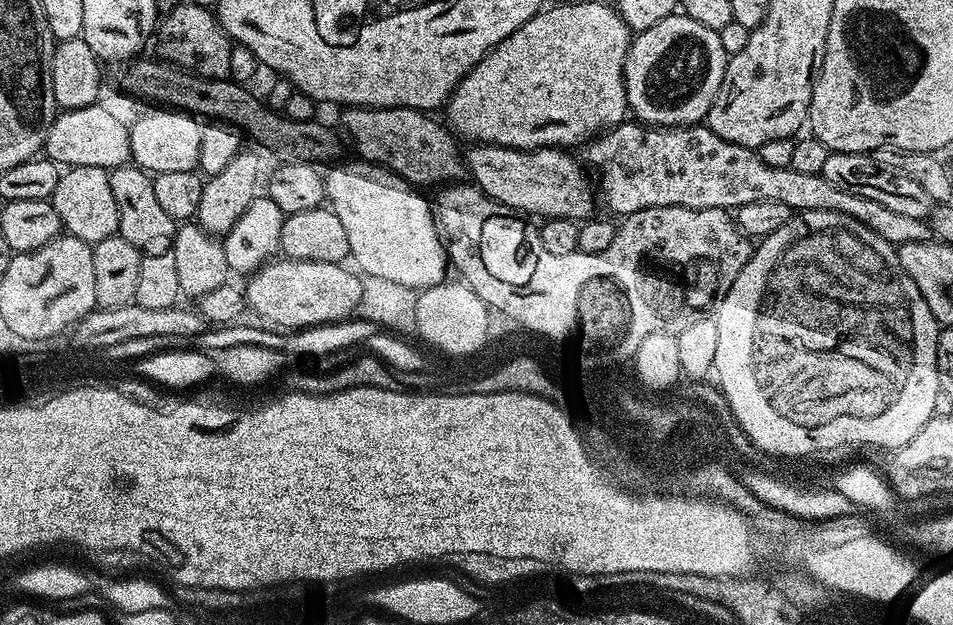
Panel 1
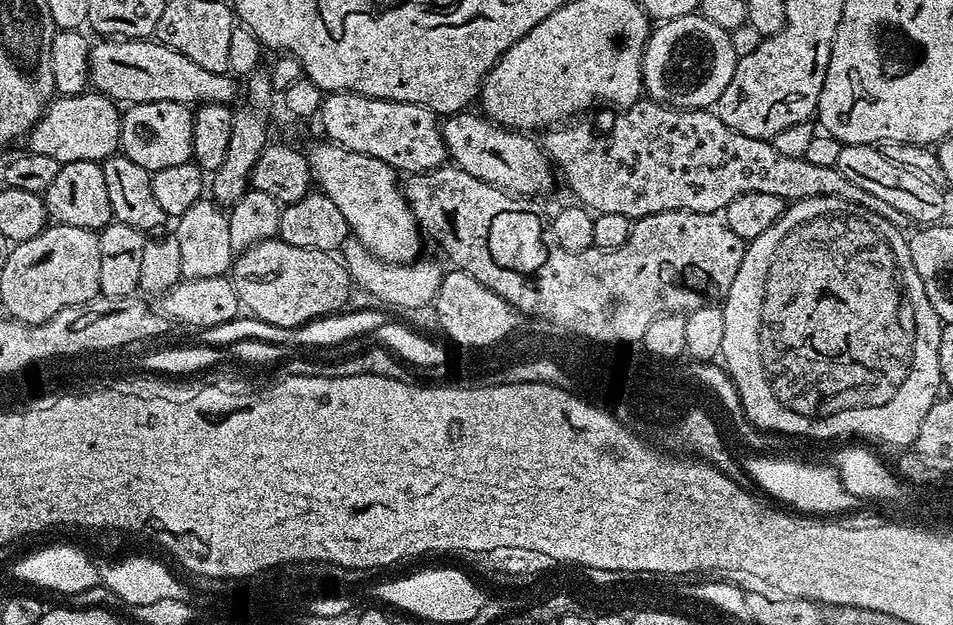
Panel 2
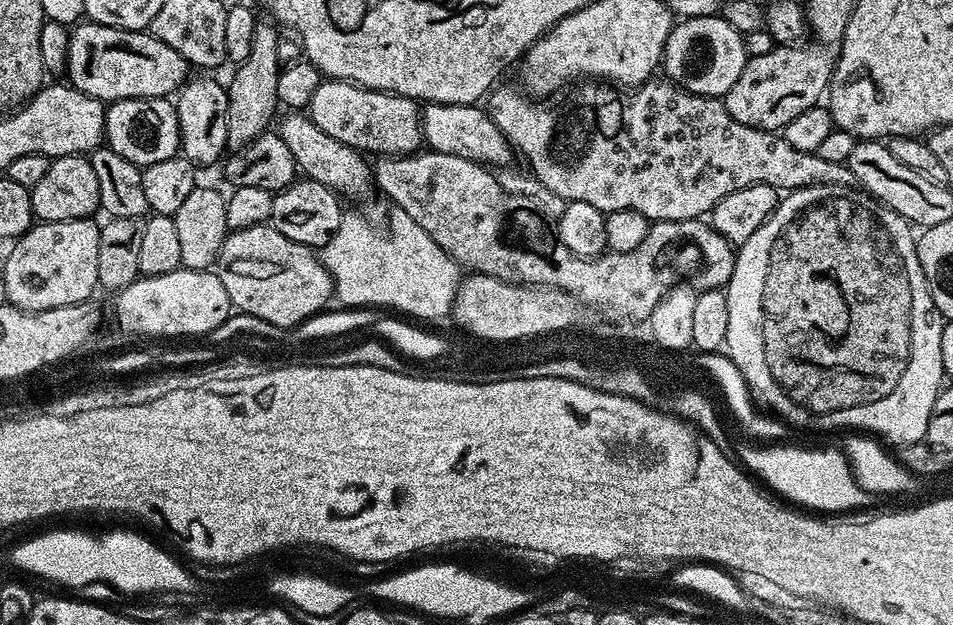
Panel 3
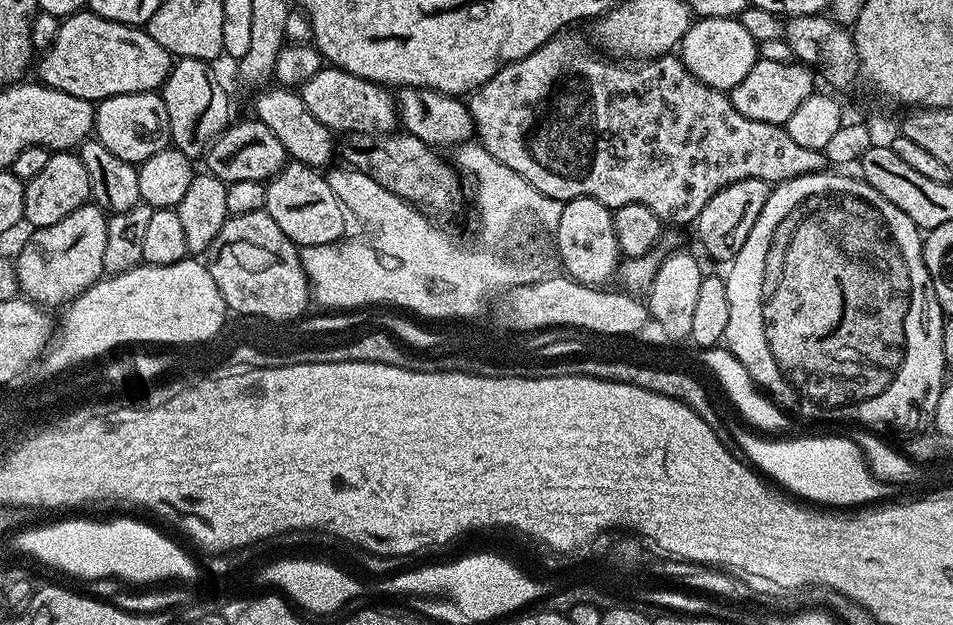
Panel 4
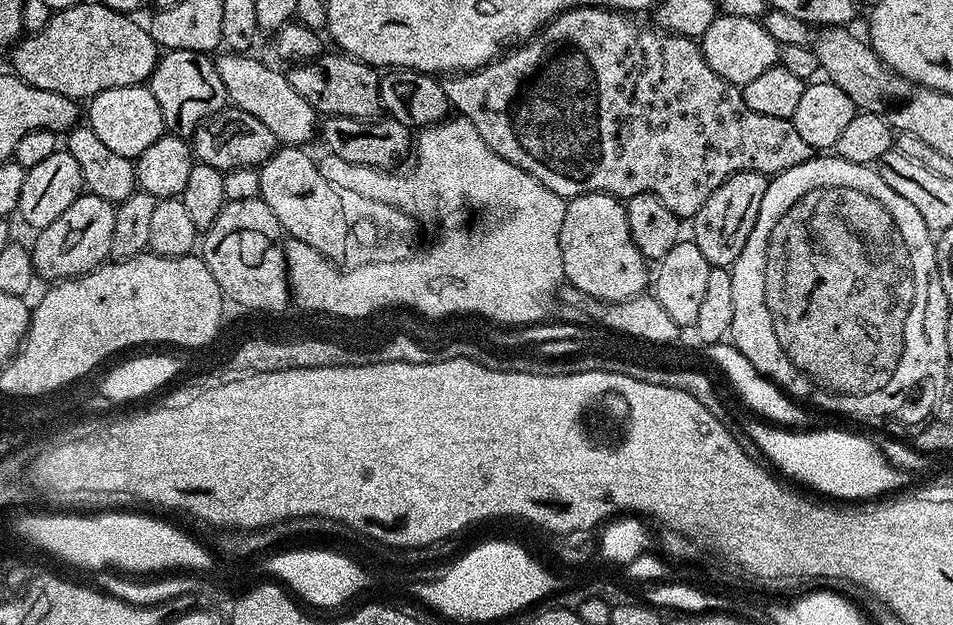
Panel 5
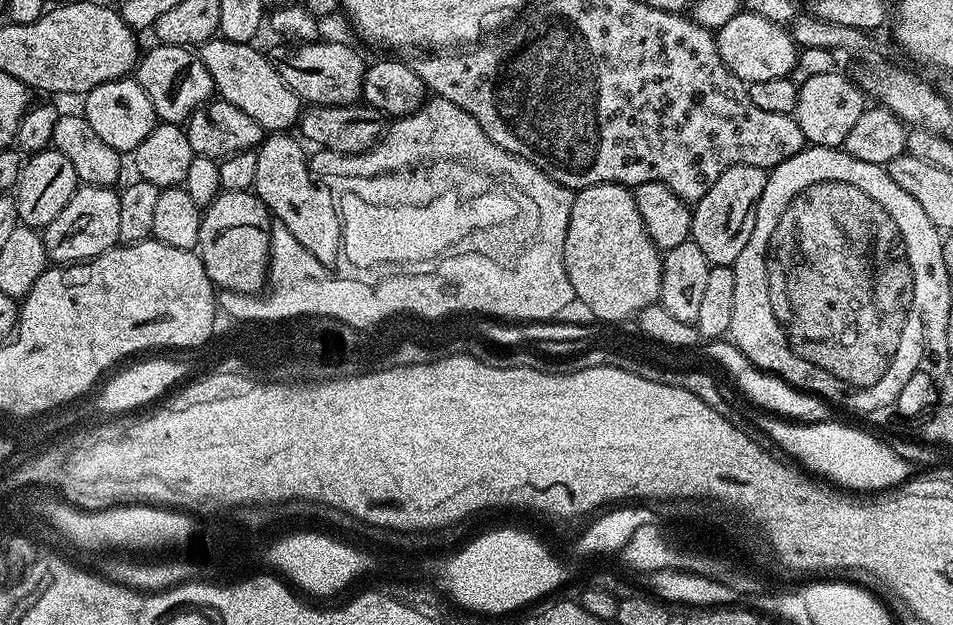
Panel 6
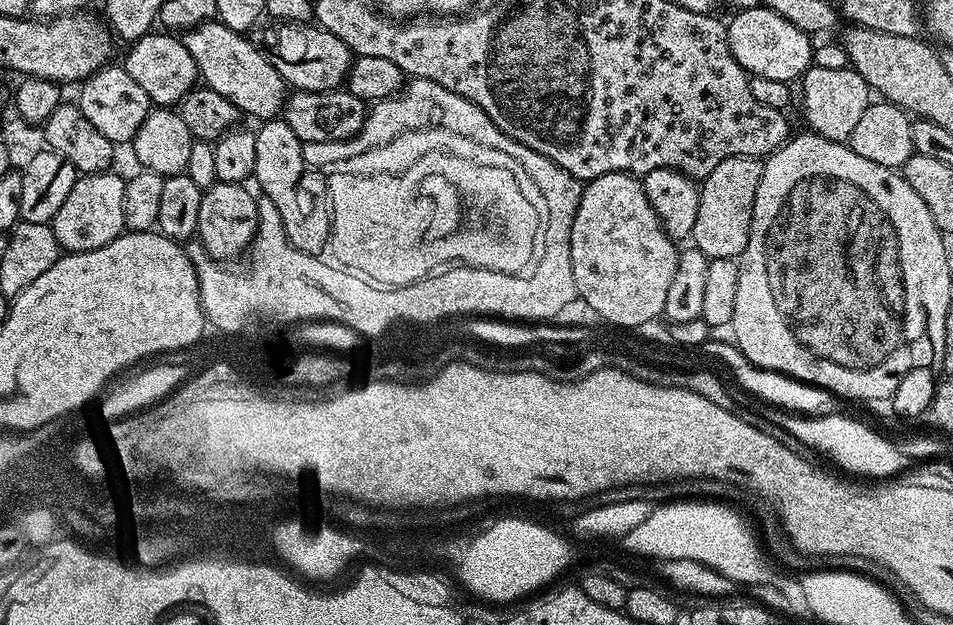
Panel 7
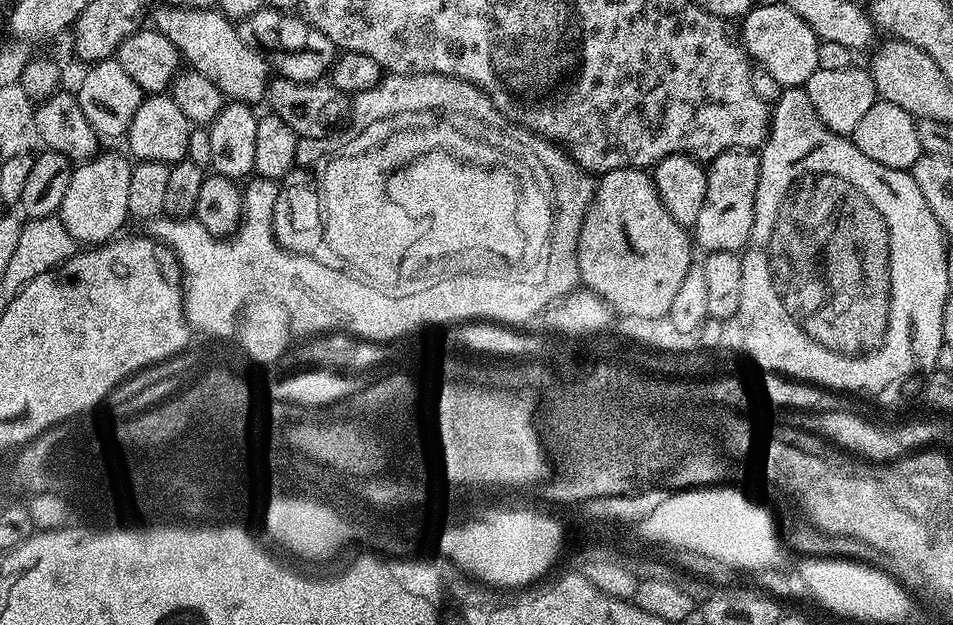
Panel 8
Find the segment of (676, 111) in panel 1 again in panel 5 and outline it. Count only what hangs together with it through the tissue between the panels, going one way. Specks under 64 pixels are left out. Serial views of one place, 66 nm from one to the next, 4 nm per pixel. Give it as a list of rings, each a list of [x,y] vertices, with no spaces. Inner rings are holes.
[[[723,14],[717,15],[716,20],[710,22],[702,37],[702,51],[710,70],[737,86],[754,82],[758,74],[766,74],[766,70],[777,67],[780,47],[774,42],[774,38],[770,38],[770,34],[766,34],[760,20]]]

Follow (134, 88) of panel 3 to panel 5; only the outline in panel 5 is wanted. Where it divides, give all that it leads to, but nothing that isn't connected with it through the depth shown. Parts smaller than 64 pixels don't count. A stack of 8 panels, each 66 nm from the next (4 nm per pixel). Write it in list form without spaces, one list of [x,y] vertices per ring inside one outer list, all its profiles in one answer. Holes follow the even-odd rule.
[[[78,2],[69,8],[53,11],[50,22],[46,22],[42,30],[17,40],[10,55],[12,55],[11,71],[22,77],[30,86],[62,94],[77,102],[87,102],[93,96],[102,94],[102,90],[144,84],[151,80],[152,72],[156,69],[158,49],[154,38],[150,38],[147,27],[143,23],[139,24],[129,13],[114,10],[102,2],[96,4]]]

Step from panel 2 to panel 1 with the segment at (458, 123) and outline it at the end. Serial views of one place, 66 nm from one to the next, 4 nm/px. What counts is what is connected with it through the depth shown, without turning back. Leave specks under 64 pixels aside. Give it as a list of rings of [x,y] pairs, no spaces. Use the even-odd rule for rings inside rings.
[[[479,142],[469,148],[472,149],[466,152],[467,175],[489,200],[518,208],[529,217],[540,216],[549,220],[566,218],[583,222],[595,213],[592,211],[596,204],[598,208],[598,196],[593,181],[592,184],[588,181],[585,165],[568,156],[572,154],[567,151],[559,148],[499,148],[497,144]]]

